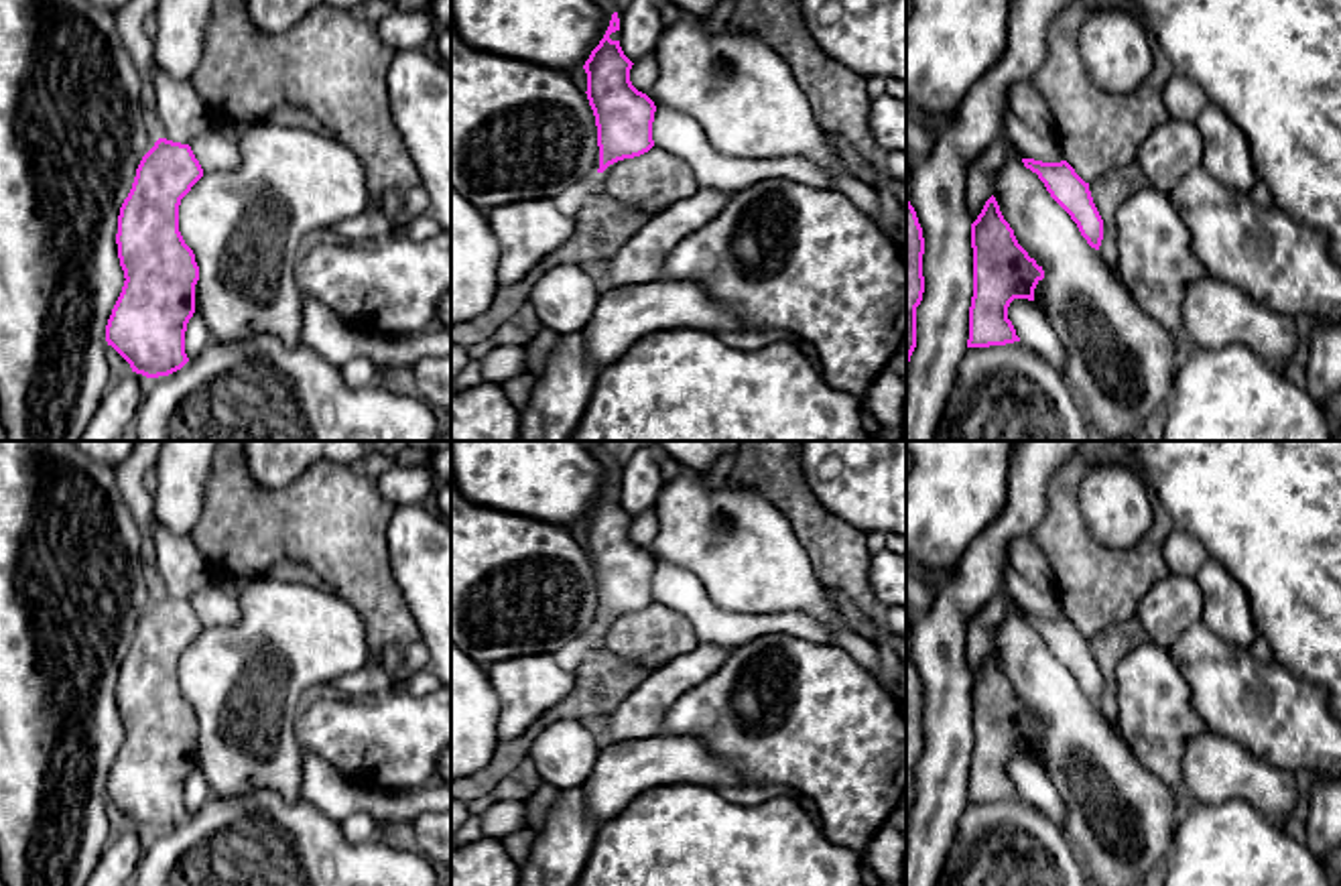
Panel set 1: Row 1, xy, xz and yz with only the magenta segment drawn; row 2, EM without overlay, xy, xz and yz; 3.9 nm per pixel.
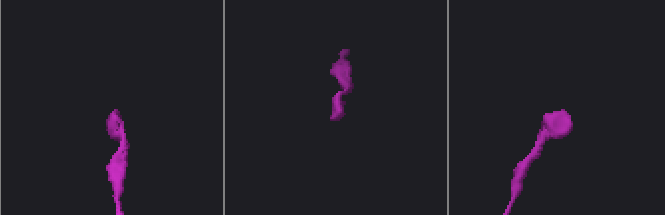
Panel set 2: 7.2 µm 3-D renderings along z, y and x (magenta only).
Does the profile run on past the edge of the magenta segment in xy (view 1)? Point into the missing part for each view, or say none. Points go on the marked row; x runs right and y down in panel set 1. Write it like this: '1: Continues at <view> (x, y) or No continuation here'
1: No continuation here

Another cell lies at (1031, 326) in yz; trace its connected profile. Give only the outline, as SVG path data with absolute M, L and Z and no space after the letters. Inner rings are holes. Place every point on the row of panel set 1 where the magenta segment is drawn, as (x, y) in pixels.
M1014 299L1008 307L1008 319L1024 345L1042 356L1061 374L1065 372L1067 350L1034 301Z

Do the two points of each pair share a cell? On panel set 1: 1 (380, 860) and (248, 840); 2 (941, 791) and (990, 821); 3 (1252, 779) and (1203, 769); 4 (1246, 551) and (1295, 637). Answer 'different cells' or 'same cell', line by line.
1: same cell
2: different cells
3: same cell
4: same cell

